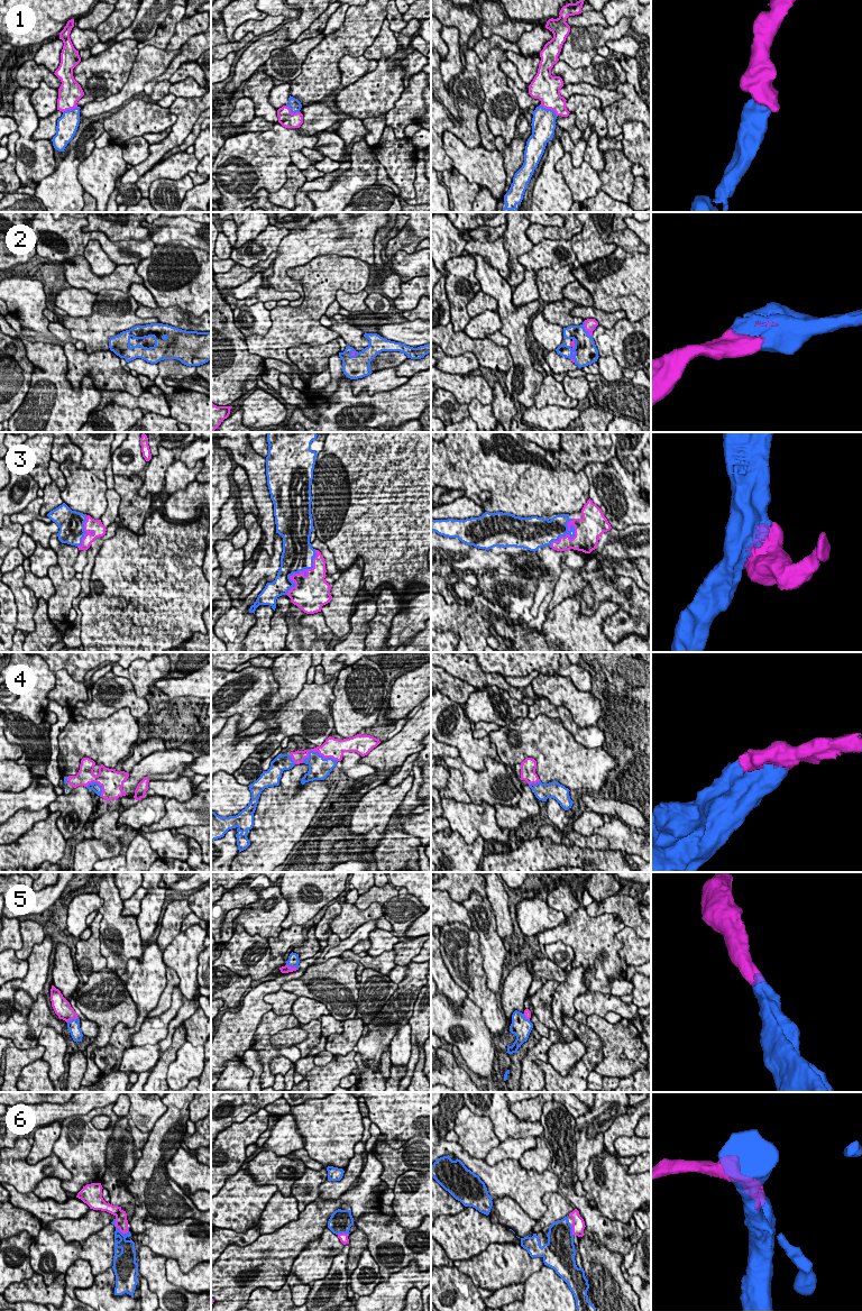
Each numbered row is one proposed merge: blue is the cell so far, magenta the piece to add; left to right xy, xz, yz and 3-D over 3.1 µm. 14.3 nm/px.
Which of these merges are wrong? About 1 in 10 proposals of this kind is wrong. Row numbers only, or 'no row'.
no row

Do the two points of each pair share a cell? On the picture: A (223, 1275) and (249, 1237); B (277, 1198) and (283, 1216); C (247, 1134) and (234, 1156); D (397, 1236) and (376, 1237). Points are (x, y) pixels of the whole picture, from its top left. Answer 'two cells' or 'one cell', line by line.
A: two cells
B: one cell
C: one cell
D: one cell

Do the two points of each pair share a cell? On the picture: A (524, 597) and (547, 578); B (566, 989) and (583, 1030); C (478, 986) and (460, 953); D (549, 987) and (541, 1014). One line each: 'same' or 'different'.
A: different
B: different
C: same
D: same

